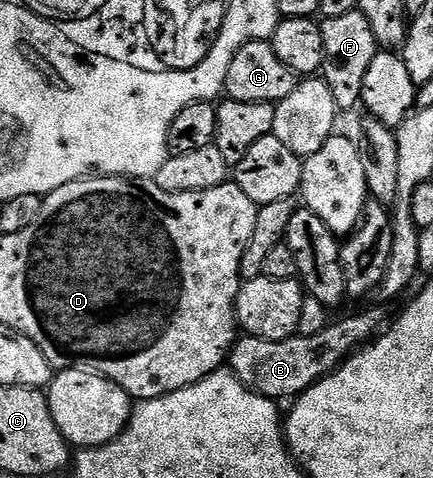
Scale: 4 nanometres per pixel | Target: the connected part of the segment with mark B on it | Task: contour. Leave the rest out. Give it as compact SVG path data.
M365 310L362 314L349 314L346 318L330 321L323 332L315 336L294 334L287 340L263 340L262 338L238 337L229 351L228 369L248 390L265 398L282 400L296 399L321 378L326 378L346 362L349 355L369 345L386 325L387 317L381 310Z

